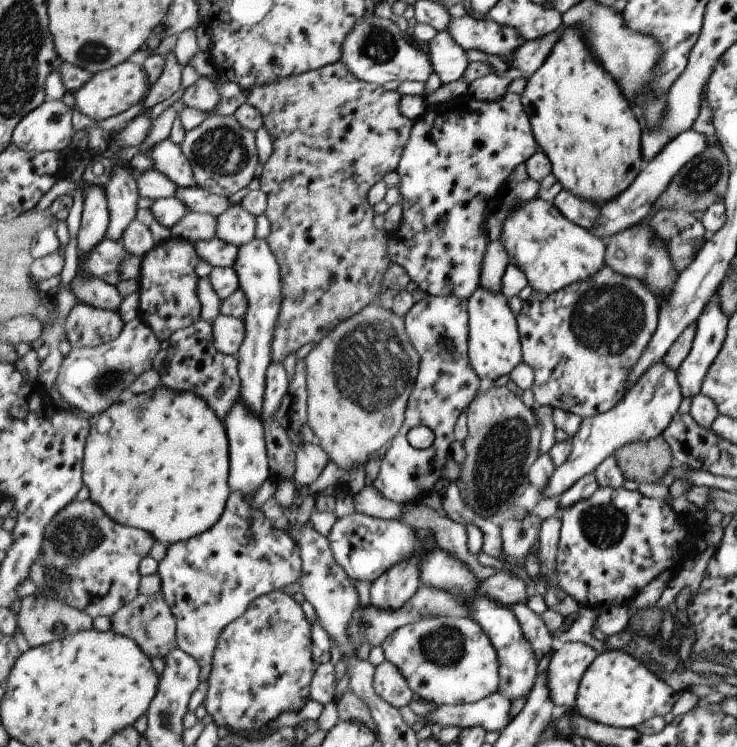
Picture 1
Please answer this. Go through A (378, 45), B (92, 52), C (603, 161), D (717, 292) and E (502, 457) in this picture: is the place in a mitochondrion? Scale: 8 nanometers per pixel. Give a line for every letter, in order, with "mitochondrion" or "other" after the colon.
A: mitochondrion
B: mitochondrion
C: other
D: other
E: mitochondrion

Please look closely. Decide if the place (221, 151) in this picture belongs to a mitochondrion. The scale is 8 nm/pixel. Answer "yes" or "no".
yes

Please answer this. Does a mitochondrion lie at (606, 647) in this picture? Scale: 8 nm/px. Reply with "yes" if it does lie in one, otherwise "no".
no

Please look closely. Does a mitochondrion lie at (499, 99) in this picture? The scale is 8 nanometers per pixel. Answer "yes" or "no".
no

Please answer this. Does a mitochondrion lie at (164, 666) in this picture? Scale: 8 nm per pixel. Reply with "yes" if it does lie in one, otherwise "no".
no

